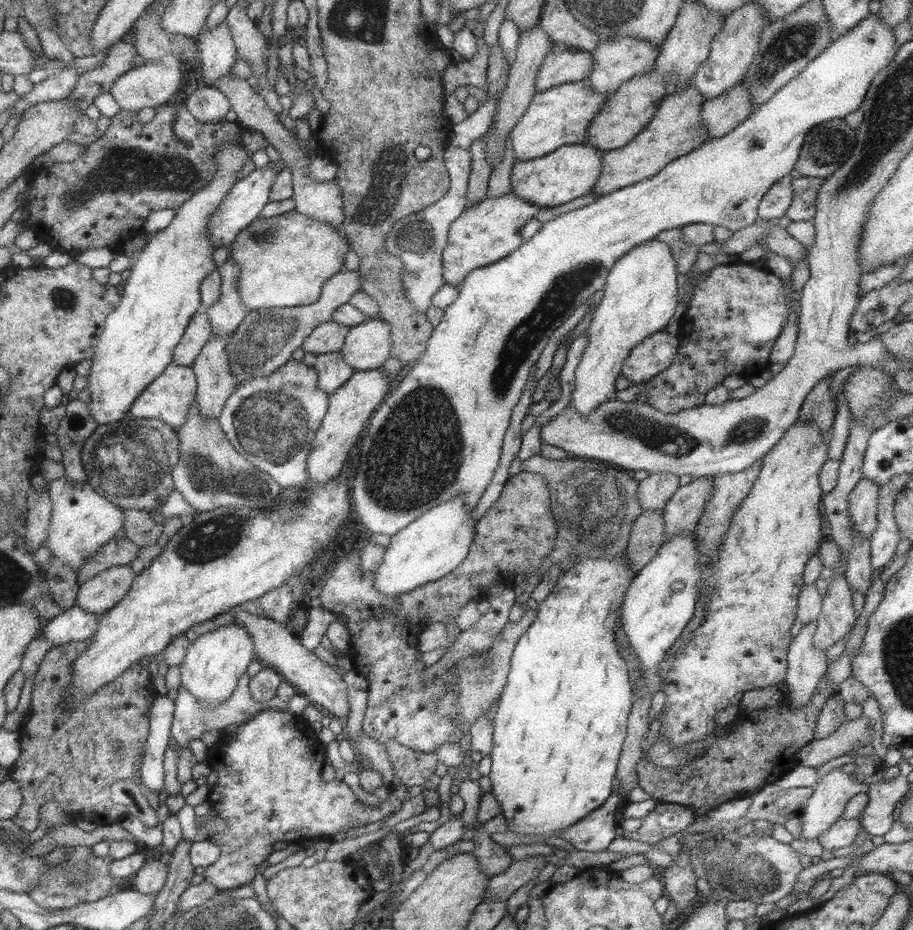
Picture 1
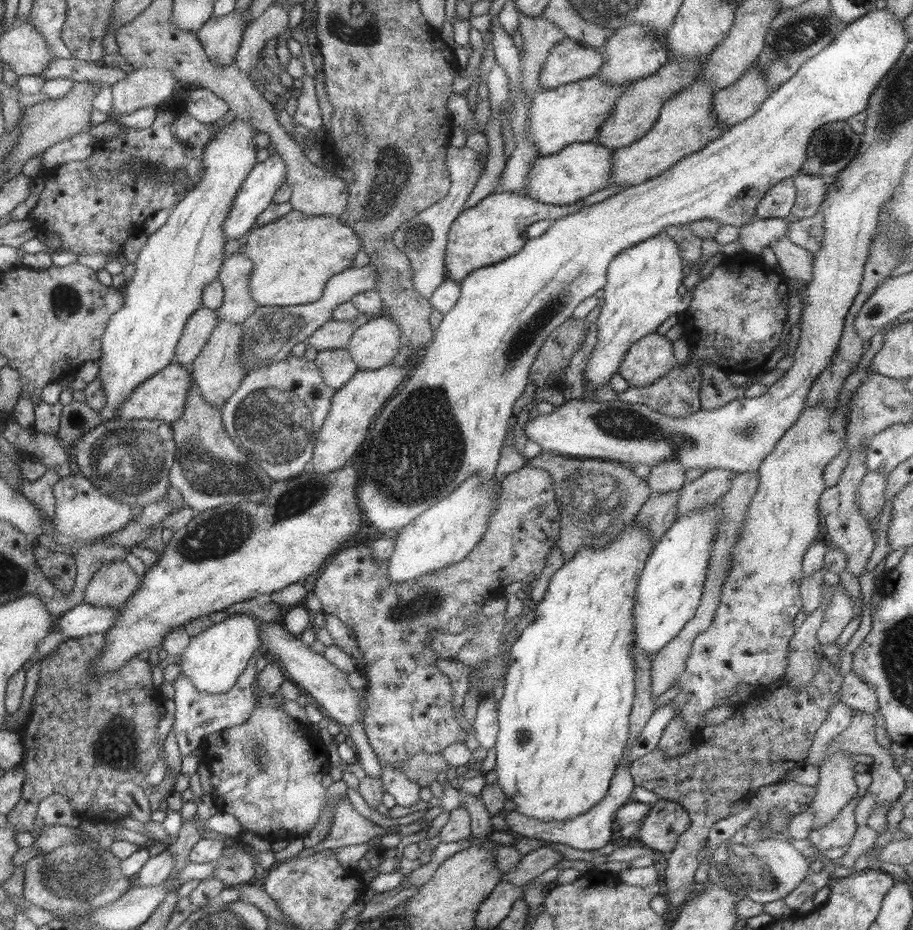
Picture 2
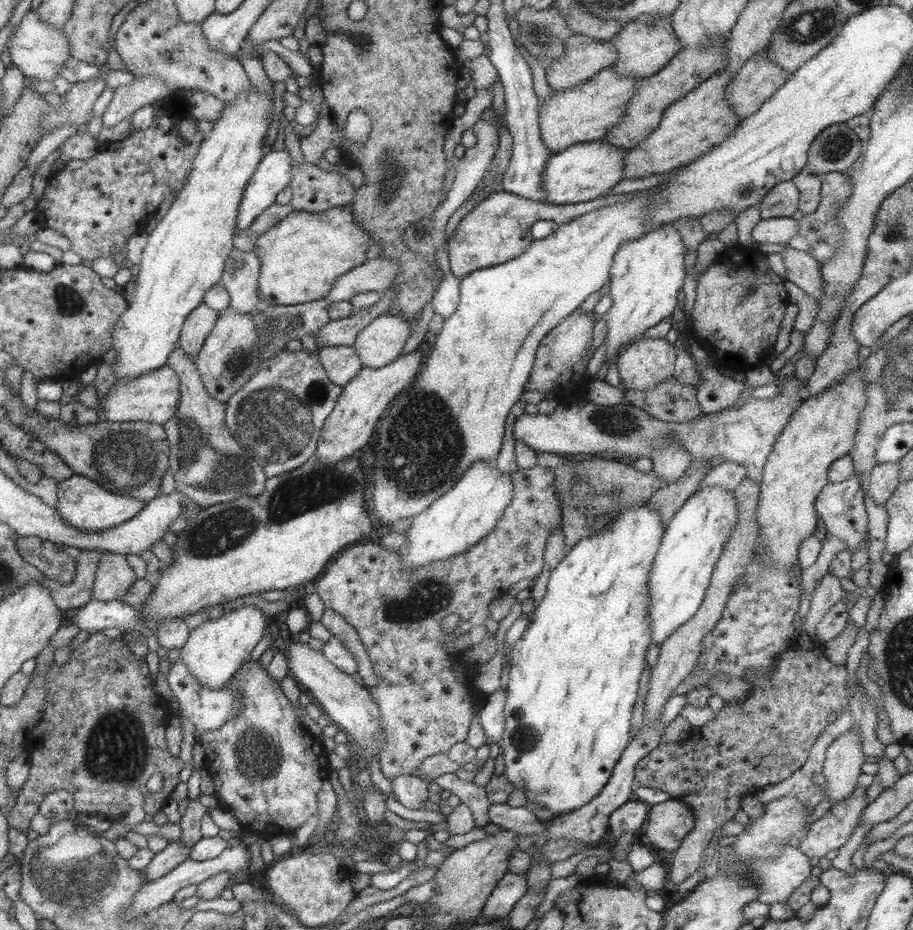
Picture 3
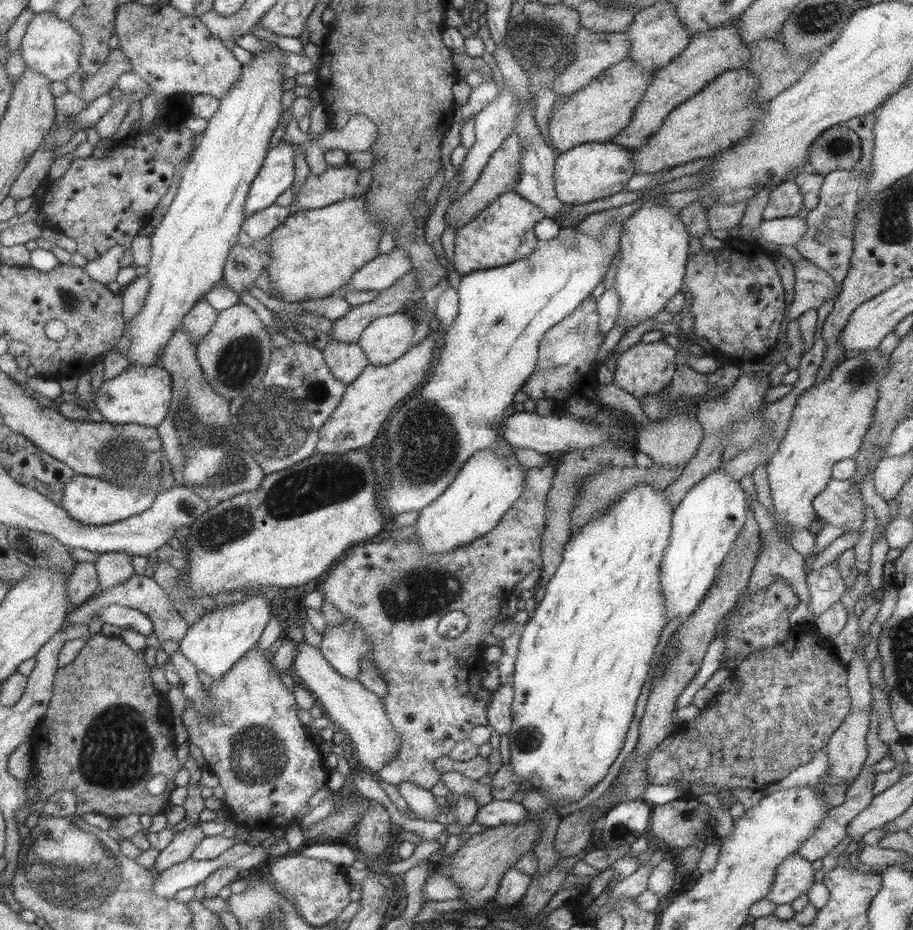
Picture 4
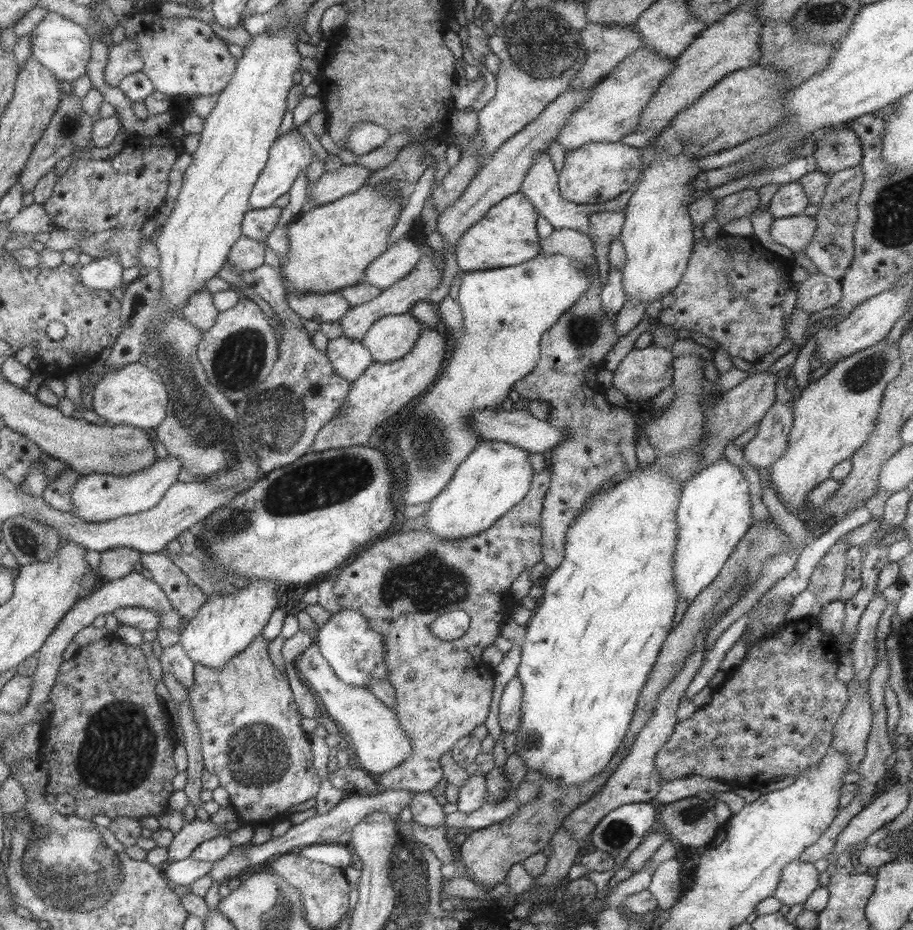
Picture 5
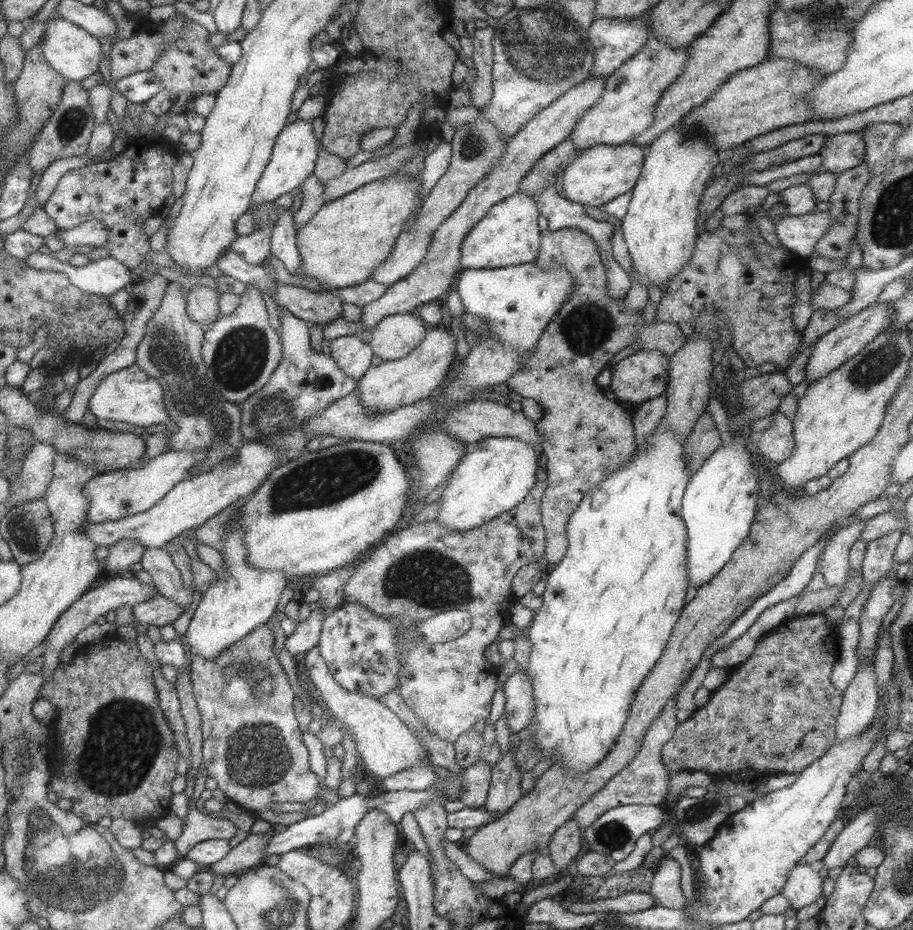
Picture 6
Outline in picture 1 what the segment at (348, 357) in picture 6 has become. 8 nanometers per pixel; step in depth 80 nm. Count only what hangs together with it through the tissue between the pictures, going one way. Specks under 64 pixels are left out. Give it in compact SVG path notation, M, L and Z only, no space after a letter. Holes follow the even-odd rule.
M341 351L316 355L312 366L317 373L317 388L331 395L353 374L353 368L342 359Z

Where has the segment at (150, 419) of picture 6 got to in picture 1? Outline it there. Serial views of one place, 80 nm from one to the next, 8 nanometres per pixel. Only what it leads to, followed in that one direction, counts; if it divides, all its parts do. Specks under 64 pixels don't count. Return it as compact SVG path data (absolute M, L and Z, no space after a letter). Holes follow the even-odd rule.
M171 361L157 378L154 378L133 400L127 414L137 419L157 419L169 424L174 429L185 422L189 404L196 394L196 378L190 367L184 367Z

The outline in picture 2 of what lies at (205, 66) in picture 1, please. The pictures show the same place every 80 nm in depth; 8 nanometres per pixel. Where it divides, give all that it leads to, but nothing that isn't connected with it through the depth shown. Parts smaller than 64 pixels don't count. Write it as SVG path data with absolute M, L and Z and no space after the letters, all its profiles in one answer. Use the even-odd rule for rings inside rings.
M248 4L244 13L231 12L220 17L210 17L196 30L198 41L211 64L234 63L243 30L250 19Z

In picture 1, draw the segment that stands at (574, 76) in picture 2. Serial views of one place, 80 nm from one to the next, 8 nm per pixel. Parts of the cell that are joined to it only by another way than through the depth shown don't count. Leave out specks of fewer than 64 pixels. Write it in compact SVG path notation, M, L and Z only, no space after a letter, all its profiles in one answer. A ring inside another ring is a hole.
M552 45L541 62L535 77L537 91L575 81L589 76L593 65L591 53L581 52L576 48Z

